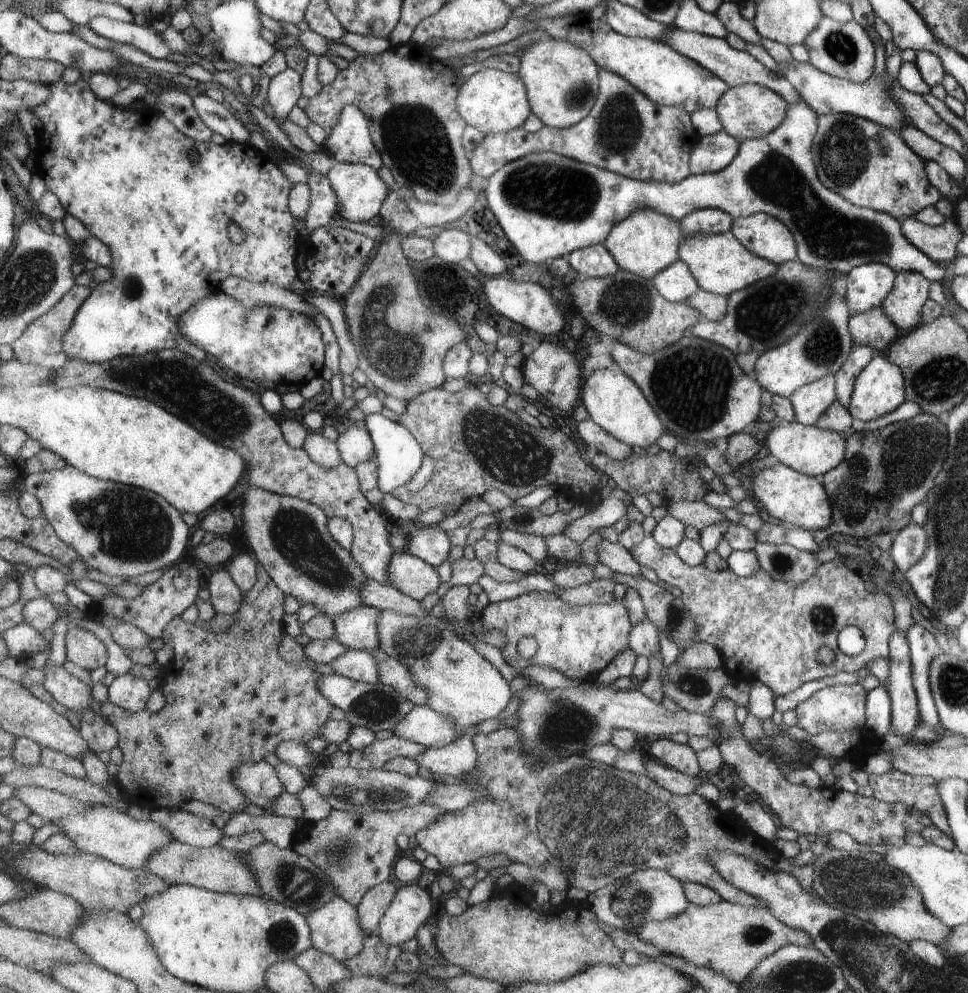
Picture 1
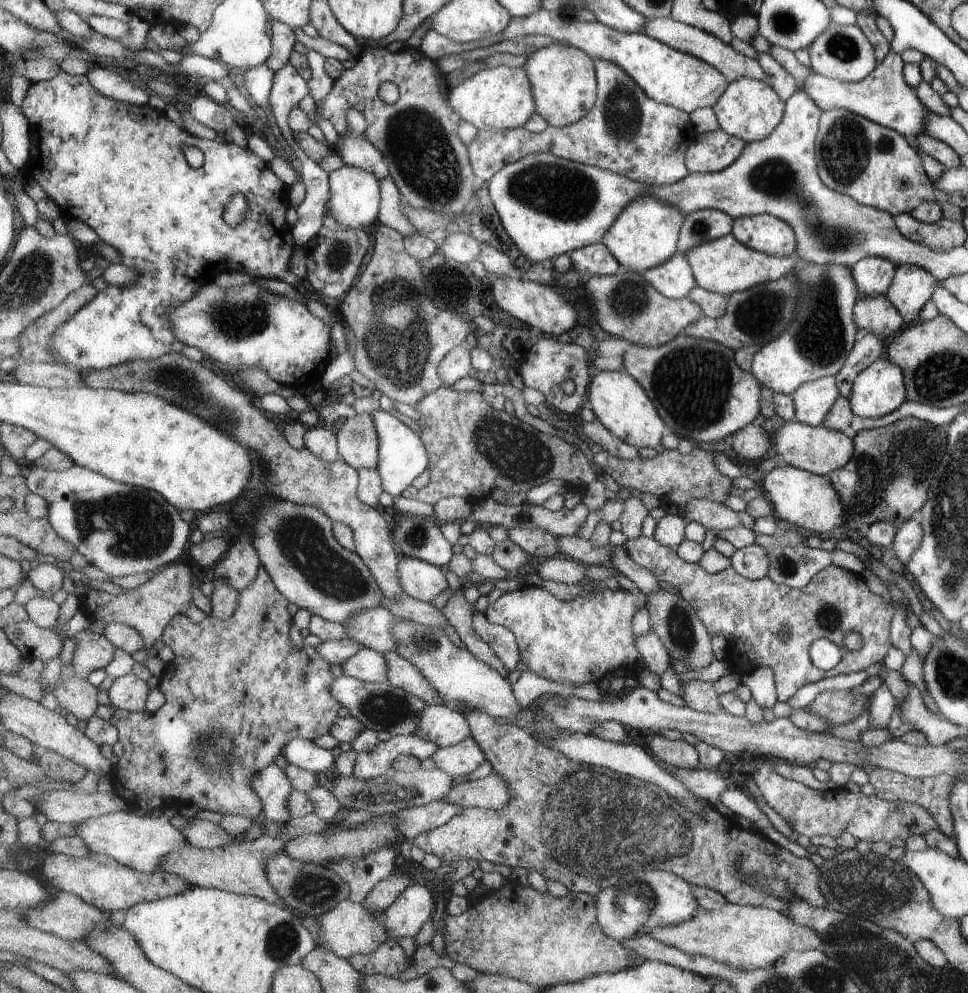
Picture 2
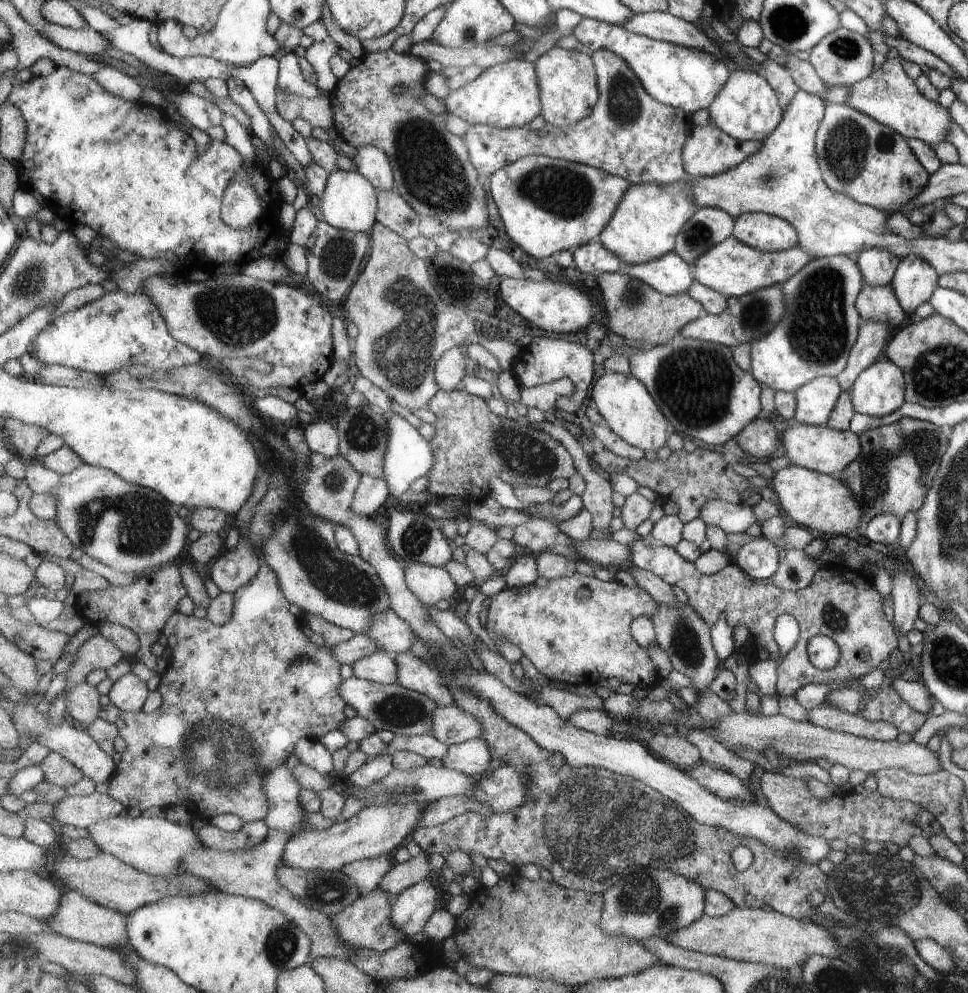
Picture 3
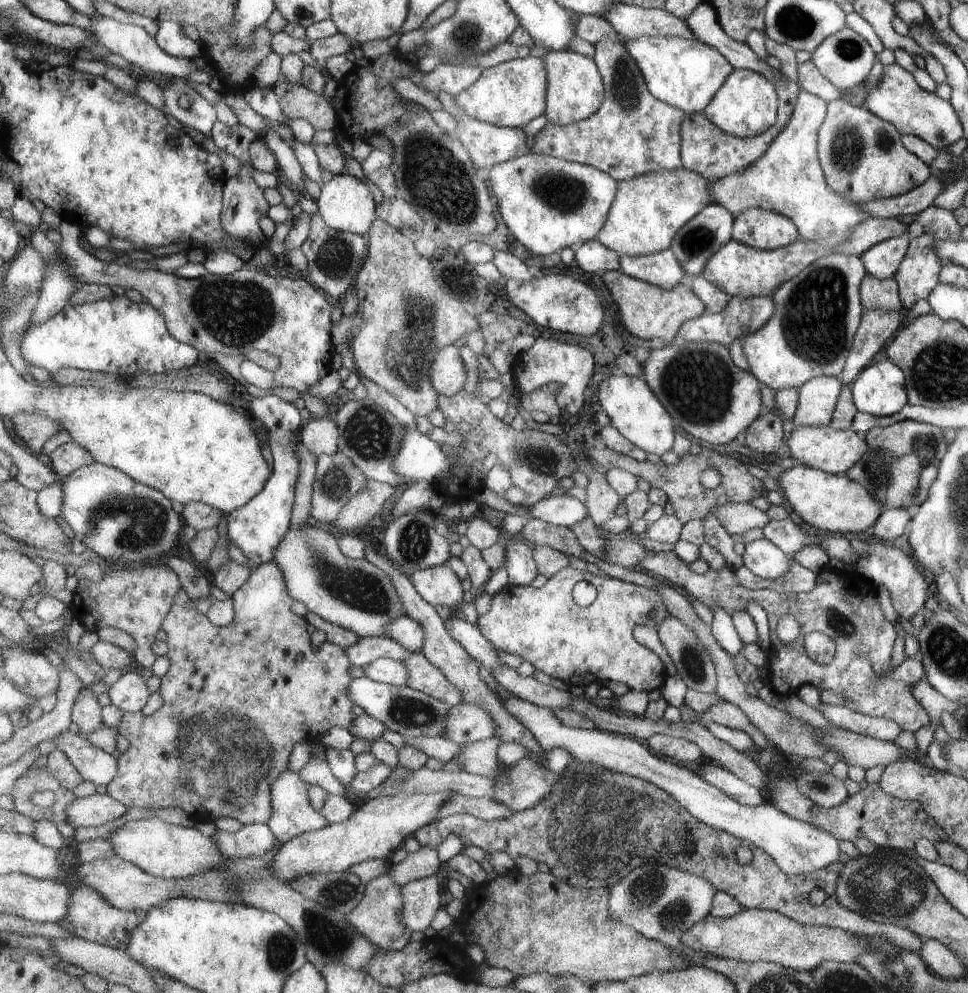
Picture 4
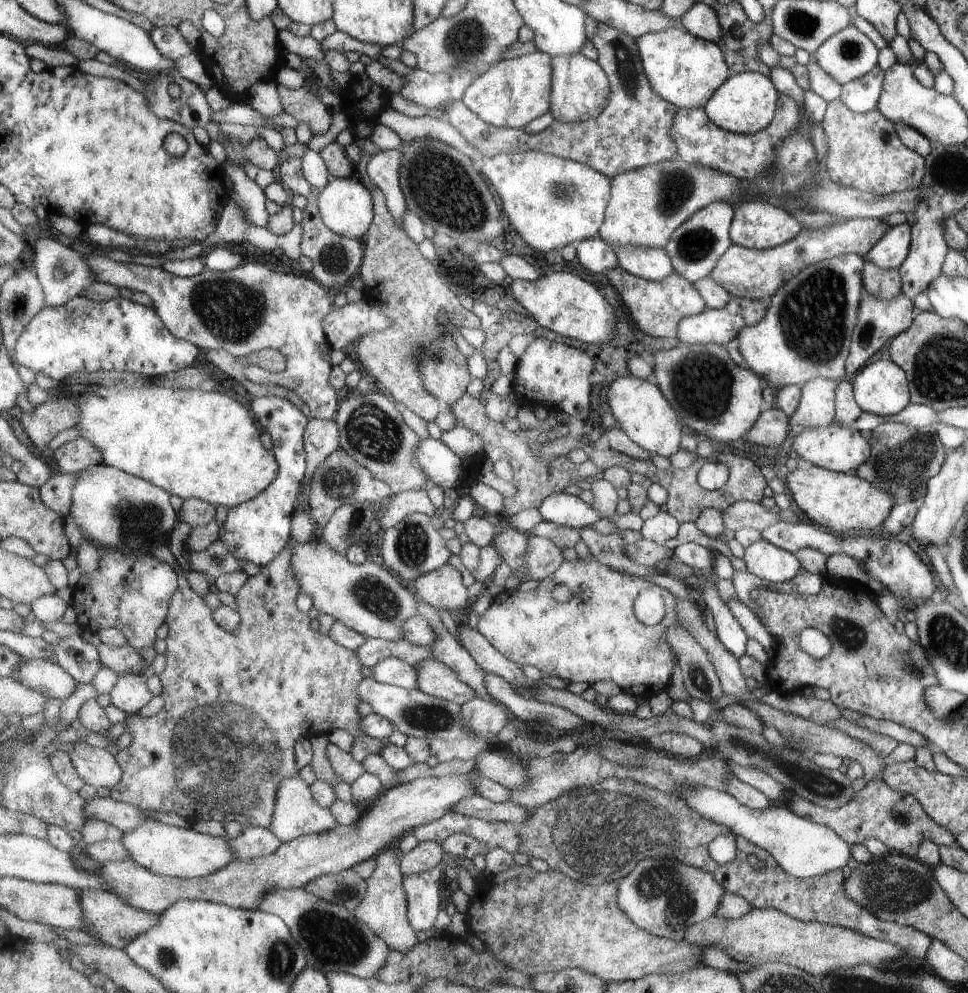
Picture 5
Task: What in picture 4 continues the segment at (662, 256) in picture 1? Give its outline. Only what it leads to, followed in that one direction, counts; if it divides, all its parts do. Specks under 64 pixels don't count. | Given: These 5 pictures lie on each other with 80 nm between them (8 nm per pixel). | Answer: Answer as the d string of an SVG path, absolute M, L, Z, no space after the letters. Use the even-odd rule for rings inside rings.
M682 166L677 170L660 169L633 179L619 181L619 190L597 240L620 255L634 257L670 248L674 236L710 200L709 181Z

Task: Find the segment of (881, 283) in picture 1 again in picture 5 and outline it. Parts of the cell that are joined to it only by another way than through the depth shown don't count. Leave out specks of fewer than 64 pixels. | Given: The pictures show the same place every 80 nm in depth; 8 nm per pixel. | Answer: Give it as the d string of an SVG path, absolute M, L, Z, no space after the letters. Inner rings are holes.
M907 223L888 228L885 235L863 256L880 269L897 269L910 250L910 227Z

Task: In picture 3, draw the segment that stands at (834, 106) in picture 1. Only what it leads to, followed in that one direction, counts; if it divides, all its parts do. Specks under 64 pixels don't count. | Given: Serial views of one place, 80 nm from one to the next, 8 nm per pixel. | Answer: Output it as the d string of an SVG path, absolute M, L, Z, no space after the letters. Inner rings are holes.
M899 56L886 58L879 68L871 71L870 75L858 83L849 86L827 86L826 93L820 99L827 103L848 106L879 124L894 129L907 140L921 139L928 145L945 141L951 122L948 109L938 102L927 100L915 88L915 83L906 75Z

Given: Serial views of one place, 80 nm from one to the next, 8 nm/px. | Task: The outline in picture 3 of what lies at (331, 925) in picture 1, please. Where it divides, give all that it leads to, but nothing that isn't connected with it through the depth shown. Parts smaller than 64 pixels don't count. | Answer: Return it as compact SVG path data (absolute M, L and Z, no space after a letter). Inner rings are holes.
M377 887L373 892L360 896L344 911L332 915L334 926L338 934L348 947L353 949L371 949L372 951L385 952L396 944L403 942L406 934L399 930L392 921L394 902L397 897L391 897L388 892Z

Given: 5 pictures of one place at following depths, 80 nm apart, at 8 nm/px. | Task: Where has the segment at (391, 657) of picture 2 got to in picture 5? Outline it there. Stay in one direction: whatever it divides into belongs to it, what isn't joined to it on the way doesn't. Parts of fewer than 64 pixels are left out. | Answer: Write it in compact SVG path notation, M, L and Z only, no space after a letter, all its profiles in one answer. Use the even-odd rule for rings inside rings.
M425 659L415 666L418 668L419 690L422 690L434 697L456 702L459 706L462 706L462 704L465 704L471 699L477 697L476 690L472 689L468 684L461 682L461 679L456 675L456 672L447 667L446 664L442 663L440 660Z

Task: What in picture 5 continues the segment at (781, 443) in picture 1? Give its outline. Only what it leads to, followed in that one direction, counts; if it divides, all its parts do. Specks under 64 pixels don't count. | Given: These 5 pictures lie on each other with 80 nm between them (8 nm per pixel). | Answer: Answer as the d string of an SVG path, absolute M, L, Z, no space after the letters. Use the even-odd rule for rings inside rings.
M835 422L824 427L805 427L797 436L793 437L792 447L798 454L799 461L838 473L855 470L870 455L870 441L866 435Z

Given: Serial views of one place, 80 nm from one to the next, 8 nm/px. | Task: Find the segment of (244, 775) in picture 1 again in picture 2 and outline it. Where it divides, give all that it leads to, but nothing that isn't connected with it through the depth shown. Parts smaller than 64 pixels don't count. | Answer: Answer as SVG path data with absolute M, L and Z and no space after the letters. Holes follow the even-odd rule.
M271 763L251 779L251 784L263 801L265 818L287 824L291 820L288 798L295 790L284 770L277 763Z

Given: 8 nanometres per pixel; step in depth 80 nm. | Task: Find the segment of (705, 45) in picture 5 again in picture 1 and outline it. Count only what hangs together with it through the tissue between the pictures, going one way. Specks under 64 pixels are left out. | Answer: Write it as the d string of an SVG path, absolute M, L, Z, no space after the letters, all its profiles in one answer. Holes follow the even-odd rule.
M587 14L581 16L555 17L543 19L529 19L525 17L510 18L508 23L498 31L487 33L476 39L464 41L449 41L442 39L432 50L432 55L437 60L447 60L447 58L458 58L469 55L478 50L495 48L499 44L507 44L515 38L519 38L526 32L533 32L537 28L547 32L546 38L551 36L556 39L567 39L574 42L595 59L595 62L609 72L614 72L623 77L631 86L639 89L650 101L656 105L667 105L668 107L679 107L688 114L701 111L703 109L713 109L727 92L729 86L718 76L709 72L702 65L694 60L675 52L670 45L663 41L655 41L641 37L630 37L617 32L606 20L591 19Z

